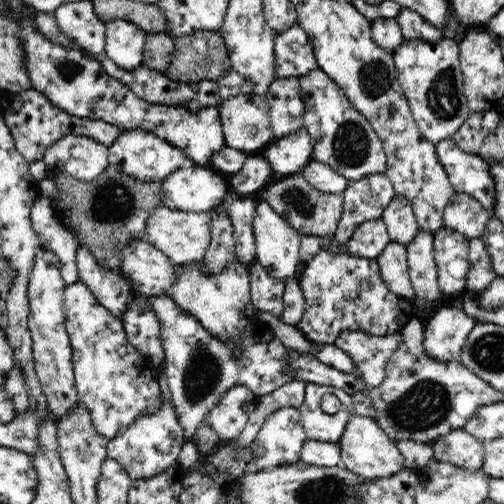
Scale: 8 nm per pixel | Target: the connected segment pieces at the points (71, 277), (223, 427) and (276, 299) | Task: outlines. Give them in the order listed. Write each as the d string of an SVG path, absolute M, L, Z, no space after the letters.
M41 196L34 200L34 206L30 210L30 218L32 219L33 228L38 234L38 237L43 242L44 251L52 251L58 261L60 261L60 271L62 279L68 284L74 284L76 280L79 280L79 271L77 268L77 239L73 236L73 233L64 224L60 223L59 217L56 215L55 210L51 207L50 199Z
M234 385L207 414L206 425L210 425L224 443L235 441L254 412L259 397L246 386Z
M249 264L251 268L251 298L252 305L257 310L270 312L280 318L284 312L283 295L285 284L281 278L272 278L268 272L257 264Z

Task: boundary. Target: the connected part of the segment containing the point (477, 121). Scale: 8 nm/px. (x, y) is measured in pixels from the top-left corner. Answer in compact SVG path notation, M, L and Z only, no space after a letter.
M500 110L471 112L451 138L464 152L478 154L484 138L498 126L498 122L500 122Z

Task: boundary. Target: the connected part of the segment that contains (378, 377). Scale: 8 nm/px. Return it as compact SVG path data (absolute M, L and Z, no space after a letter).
M344 330L338 334L334 346L343 350L356 365L353 376L363 386L375 387L384 381L386 364L400 341L400 332L374 336L367 332Z

